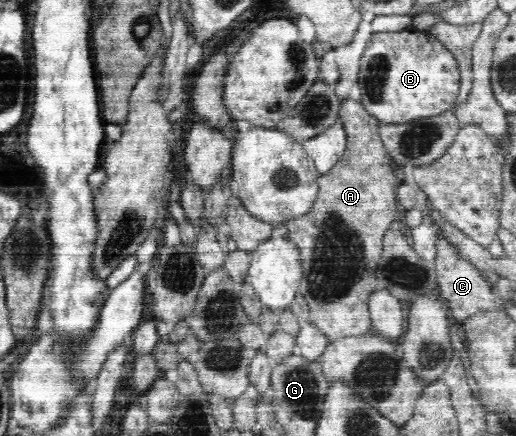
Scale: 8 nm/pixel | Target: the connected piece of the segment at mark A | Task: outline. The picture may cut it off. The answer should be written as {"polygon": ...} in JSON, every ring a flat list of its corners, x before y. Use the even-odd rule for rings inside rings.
{"polygon":[[349,97,342,100,340,104,339,122,343,125,347,135,345,154,328,173,320,174,318,177,319,191,314,207,308,213,310,219,306,221,306,216,301,216,284,223,284,226,288,228,286,239,290,239,300,250,303,277,299,285,299,292,305,297,309,307,309,323,322,330,330,343,346,337,373,333,368,303,374,290,379,288,388,290,407,305,420,293,427,293,432,299,436,298,431,291,438,288,433,261,429,261,430,268,426,271,424,267,418,267,420,263,404,262,408,255,406,251,410,251,406,247,407,239,404,239,405,235,402,235,400,231,391,229,392,221,398,219,396,207,398,183,394,173,396,167,385,150,384,142,379,134,380,122,365,110,359,101],[383,241,386,245,384,253,390,255,386,257,390,259,389,263,379,263]]}

